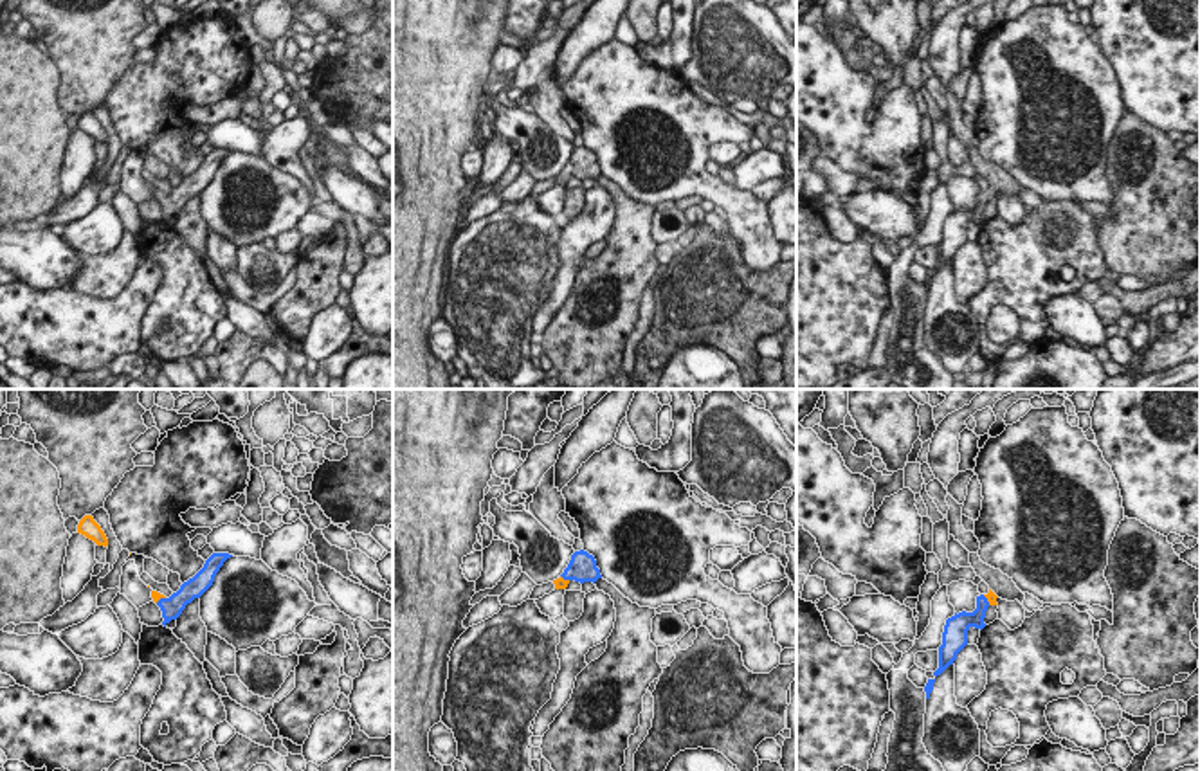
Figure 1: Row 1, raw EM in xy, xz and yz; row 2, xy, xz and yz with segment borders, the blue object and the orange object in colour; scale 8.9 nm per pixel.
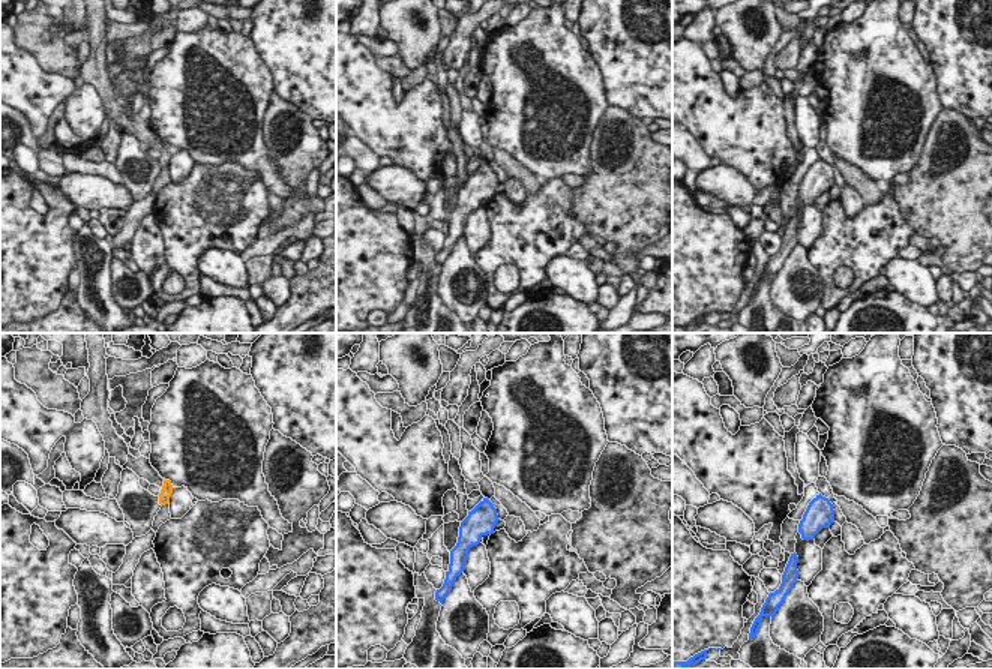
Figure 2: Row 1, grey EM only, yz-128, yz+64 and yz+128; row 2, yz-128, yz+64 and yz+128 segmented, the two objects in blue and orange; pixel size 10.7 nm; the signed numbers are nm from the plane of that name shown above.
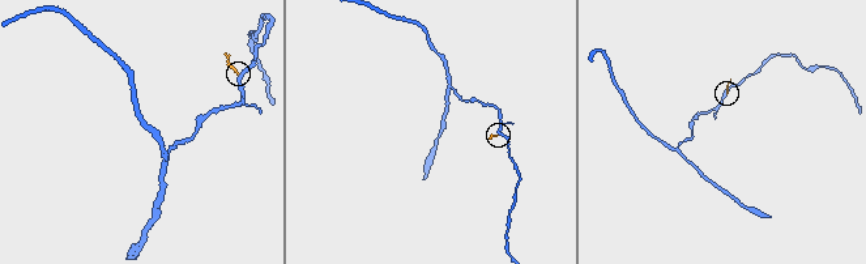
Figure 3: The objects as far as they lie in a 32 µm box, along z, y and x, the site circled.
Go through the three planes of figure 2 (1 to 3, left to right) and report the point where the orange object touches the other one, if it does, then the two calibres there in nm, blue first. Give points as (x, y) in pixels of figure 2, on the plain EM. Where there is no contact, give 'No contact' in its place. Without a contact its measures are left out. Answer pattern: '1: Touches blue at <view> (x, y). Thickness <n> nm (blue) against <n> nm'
1: No contact
2: No contact
3: No contact

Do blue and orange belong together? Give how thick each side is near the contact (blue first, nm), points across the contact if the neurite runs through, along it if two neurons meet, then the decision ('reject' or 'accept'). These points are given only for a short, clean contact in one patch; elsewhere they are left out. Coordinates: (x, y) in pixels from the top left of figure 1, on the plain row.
140/90 nm | across yz (975, 215), (986, 197), (991, 193) | accept

